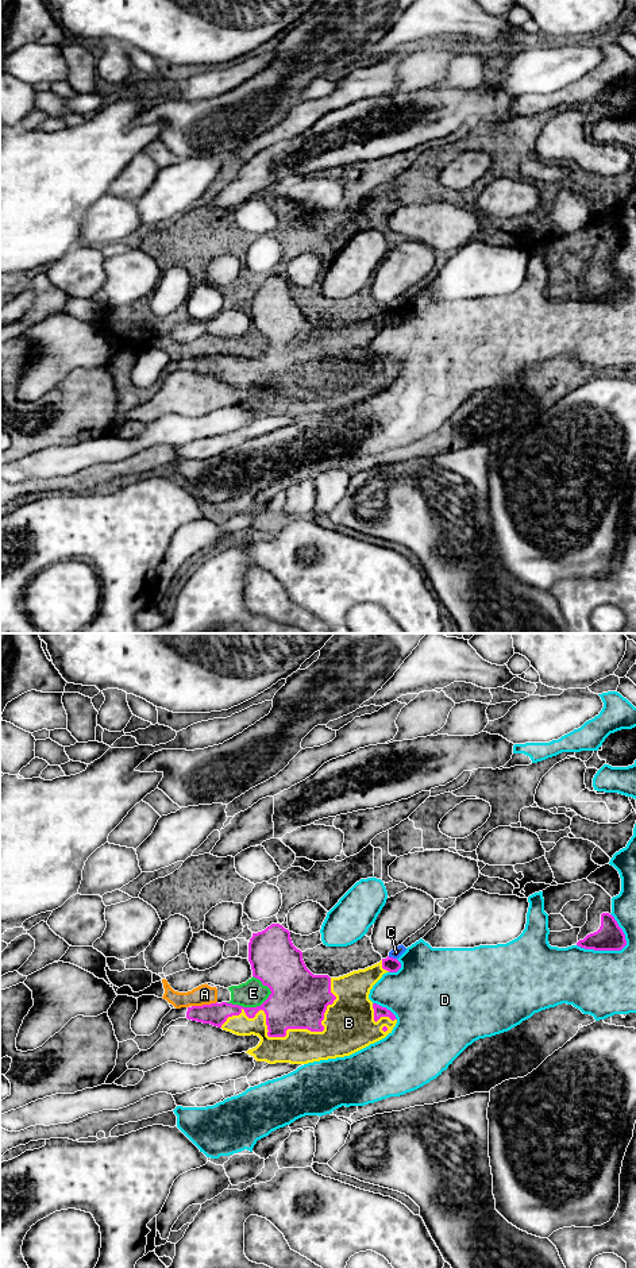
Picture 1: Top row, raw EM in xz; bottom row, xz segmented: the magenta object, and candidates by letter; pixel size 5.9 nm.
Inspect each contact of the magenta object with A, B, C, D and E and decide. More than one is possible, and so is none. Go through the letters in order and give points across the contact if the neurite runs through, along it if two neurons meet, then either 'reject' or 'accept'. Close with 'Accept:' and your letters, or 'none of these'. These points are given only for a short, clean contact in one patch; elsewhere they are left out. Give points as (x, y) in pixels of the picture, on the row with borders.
A: along xz (216, 1001), (208, 1005), (192, 1006) | reject
B: accept
C: along xz (388, 956), (396, 959) | reject
D: reject
E: along xz (272, 991), (255, 1006), (239, 1006), (226, 1002) | reject
Accept: B

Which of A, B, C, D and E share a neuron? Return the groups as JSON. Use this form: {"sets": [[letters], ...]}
{"sets": [["A", "C", "E"], ["B"], ["D"]]}

